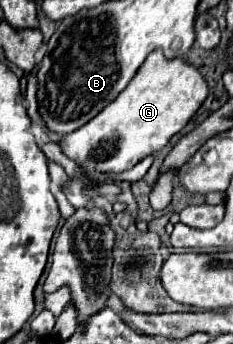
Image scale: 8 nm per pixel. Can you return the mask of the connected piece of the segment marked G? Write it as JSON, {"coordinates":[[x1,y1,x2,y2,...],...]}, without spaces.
{"coordinates":[[155,50,119,98,115,98,111,106,105,106,99,112,99,118,87,122,83,130,63,136,59,146,65,156,75,160,89,174,119,174,131,170,131,166,161,150,173,134,183,130,203,104,207,92,205,78,197,68,189,66,183,58,165,60,163,54]]}

